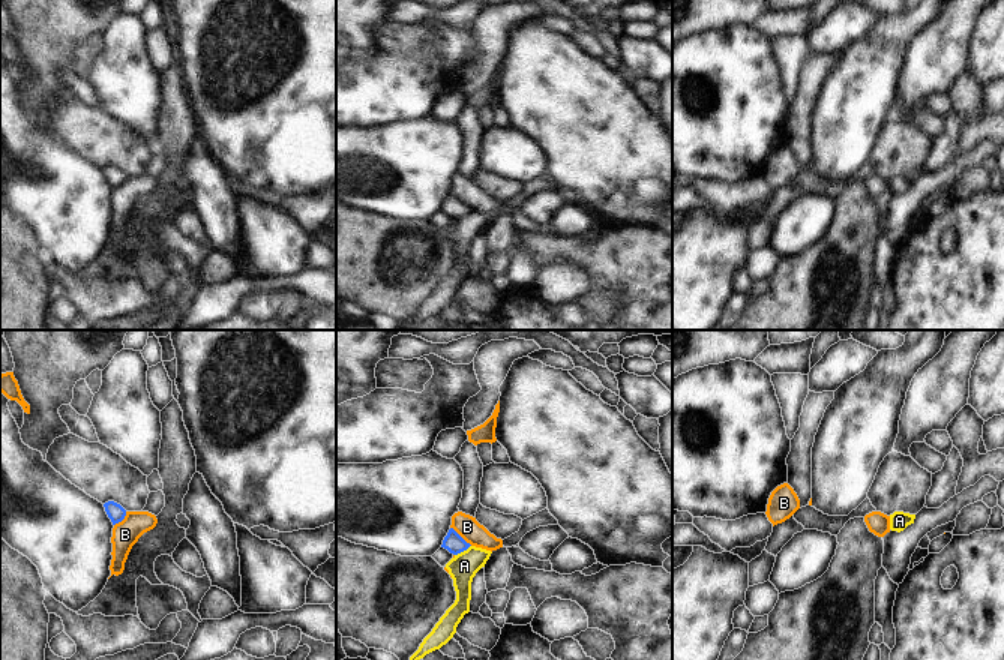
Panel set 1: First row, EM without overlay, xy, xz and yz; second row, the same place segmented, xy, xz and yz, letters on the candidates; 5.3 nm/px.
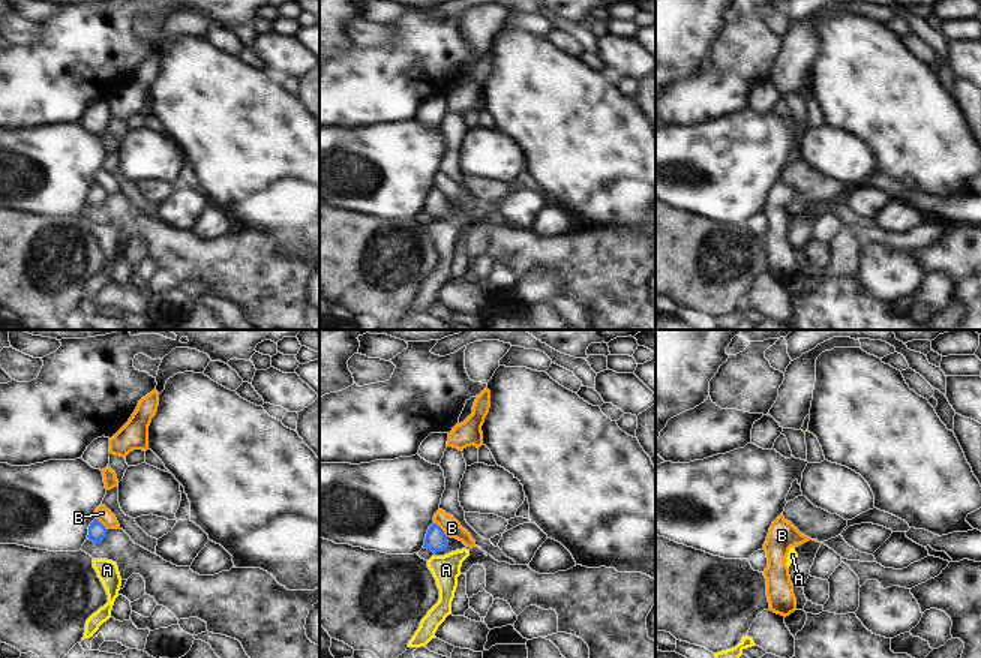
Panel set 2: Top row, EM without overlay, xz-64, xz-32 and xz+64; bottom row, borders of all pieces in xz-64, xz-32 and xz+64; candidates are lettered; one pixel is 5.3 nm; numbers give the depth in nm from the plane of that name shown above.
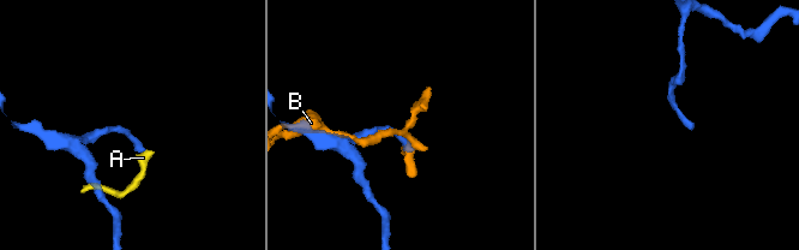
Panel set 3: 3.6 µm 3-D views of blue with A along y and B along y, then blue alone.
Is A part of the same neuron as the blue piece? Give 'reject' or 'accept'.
reject

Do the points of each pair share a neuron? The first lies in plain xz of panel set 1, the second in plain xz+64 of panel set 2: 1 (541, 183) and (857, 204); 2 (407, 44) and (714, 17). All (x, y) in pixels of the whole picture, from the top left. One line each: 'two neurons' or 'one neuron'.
1: two neurons
2: two neurons

